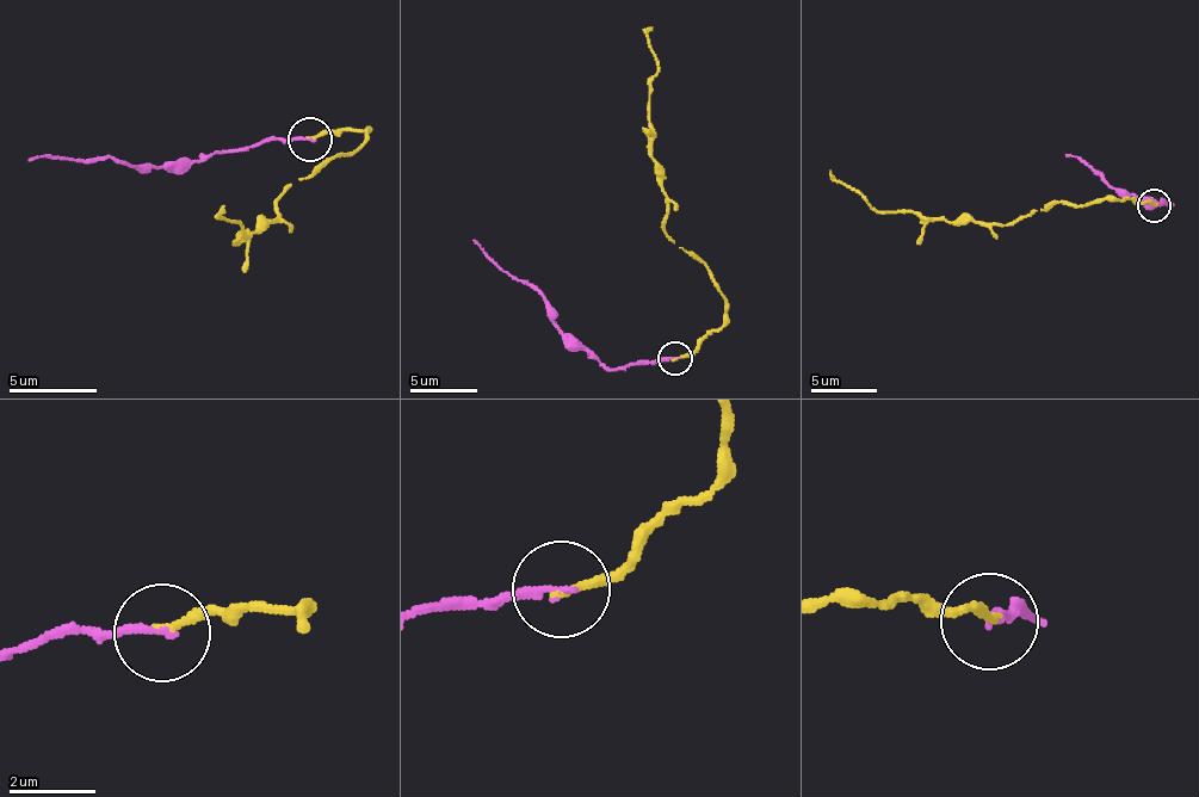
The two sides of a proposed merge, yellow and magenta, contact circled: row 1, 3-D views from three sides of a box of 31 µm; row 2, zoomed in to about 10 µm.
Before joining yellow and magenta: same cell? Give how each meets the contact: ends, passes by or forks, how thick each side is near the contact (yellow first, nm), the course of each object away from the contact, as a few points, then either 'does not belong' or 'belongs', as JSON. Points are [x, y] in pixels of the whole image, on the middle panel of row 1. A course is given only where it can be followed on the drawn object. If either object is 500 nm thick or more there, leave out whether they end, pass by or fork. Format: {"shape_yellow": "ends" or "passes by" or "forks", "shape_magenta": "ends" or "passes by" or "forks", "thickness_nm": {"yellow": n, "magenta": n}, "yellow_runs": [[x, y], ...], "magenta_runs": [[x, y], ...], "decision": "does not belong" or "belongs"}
{"shape_yellow": "ends", "shape_magenta": "ends", "thickness_nm": {"yellow": 200, "magenta": 190}, "yellow_runs": [[674, 358], [723, 323], [725, 297], [702, 263], [666, 234], [667, 197], [650, 153], [653, 28]], "magenta_runs": [[674, 358], [605, 369], [558, 327], [548, 307], [530, 286], [504, 272], [474, 241]], "decision": "belongs"}

